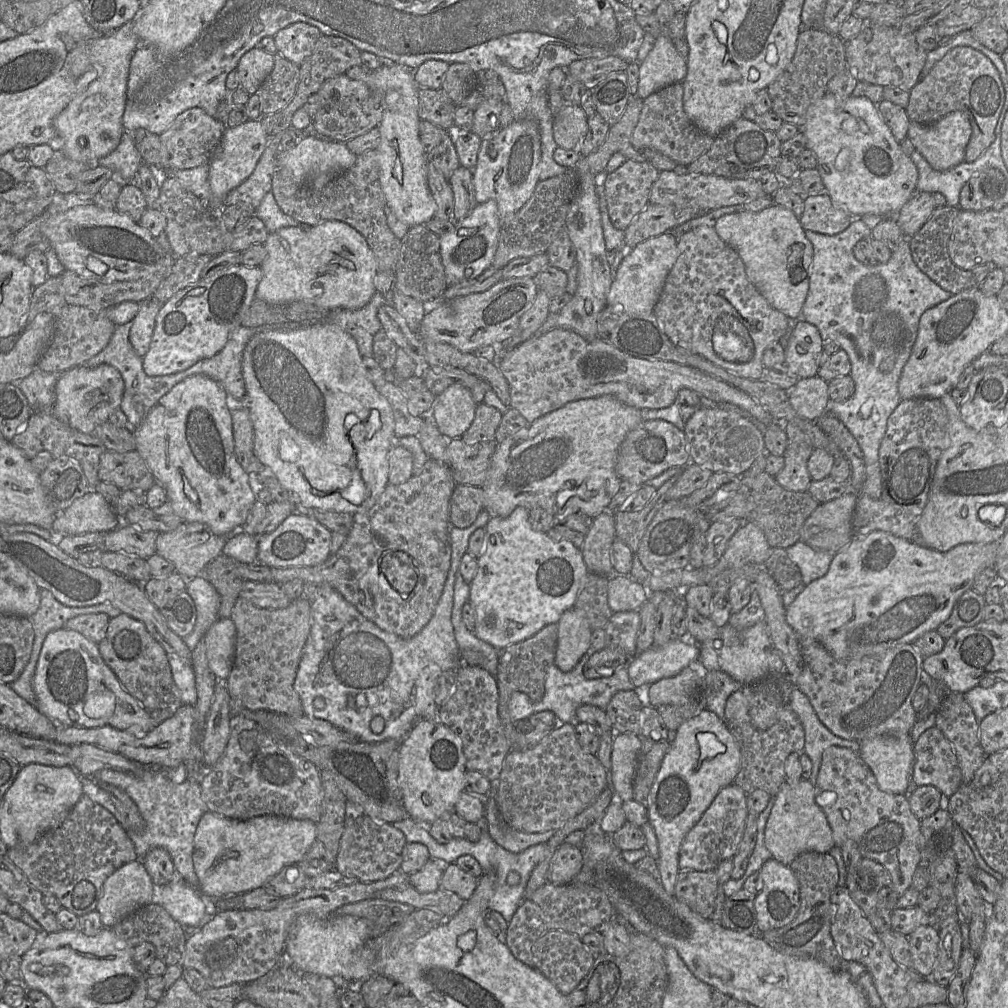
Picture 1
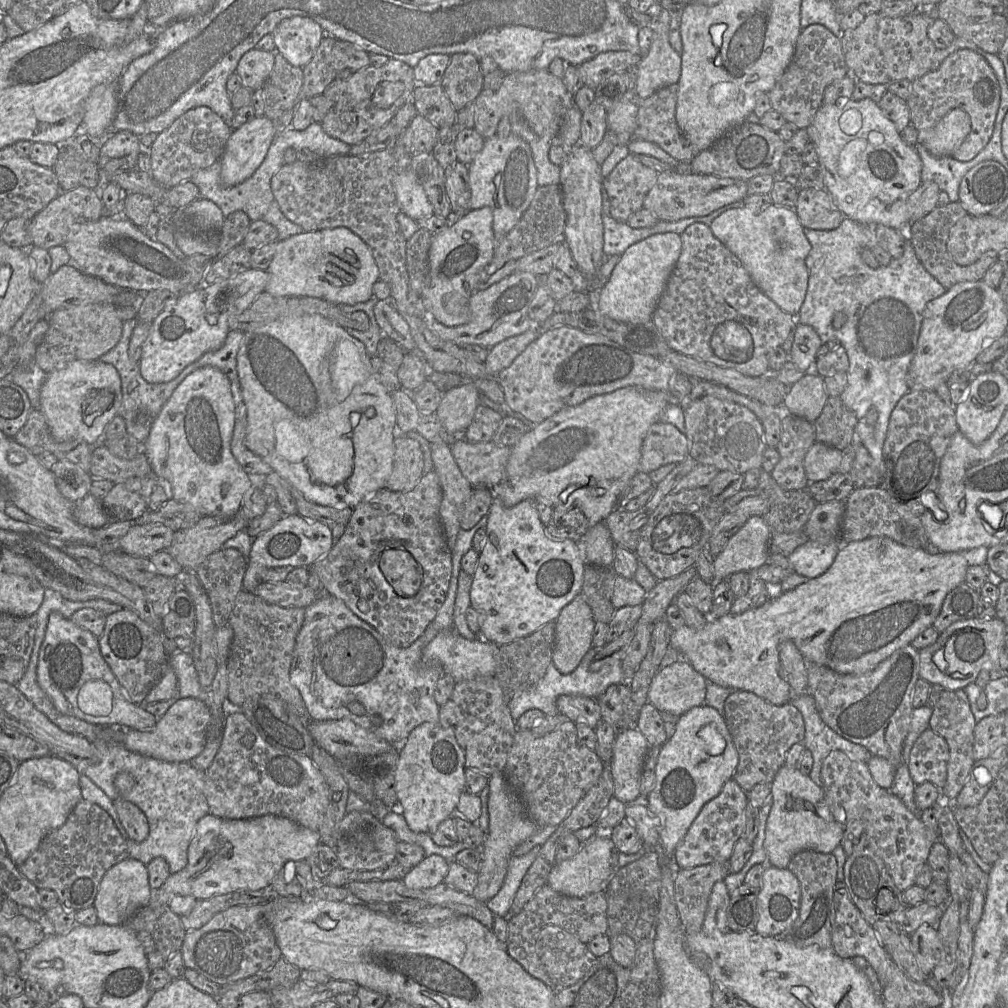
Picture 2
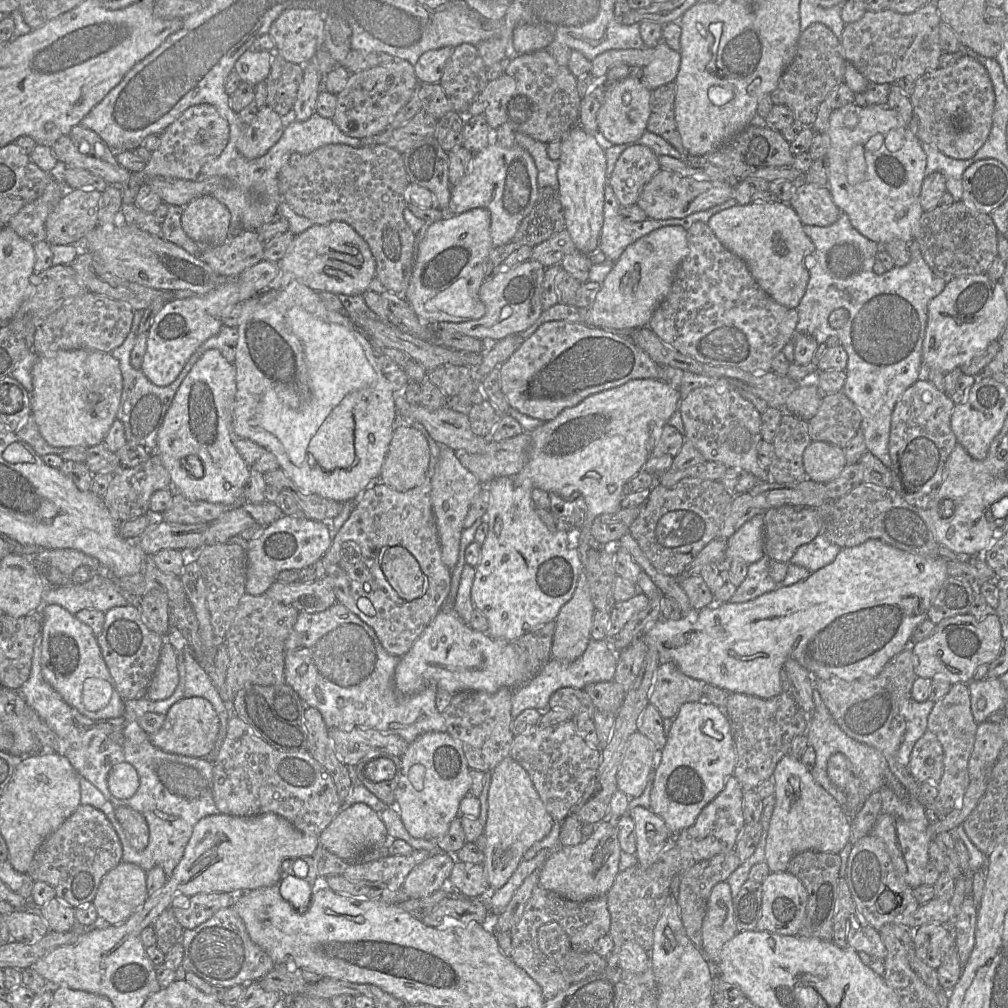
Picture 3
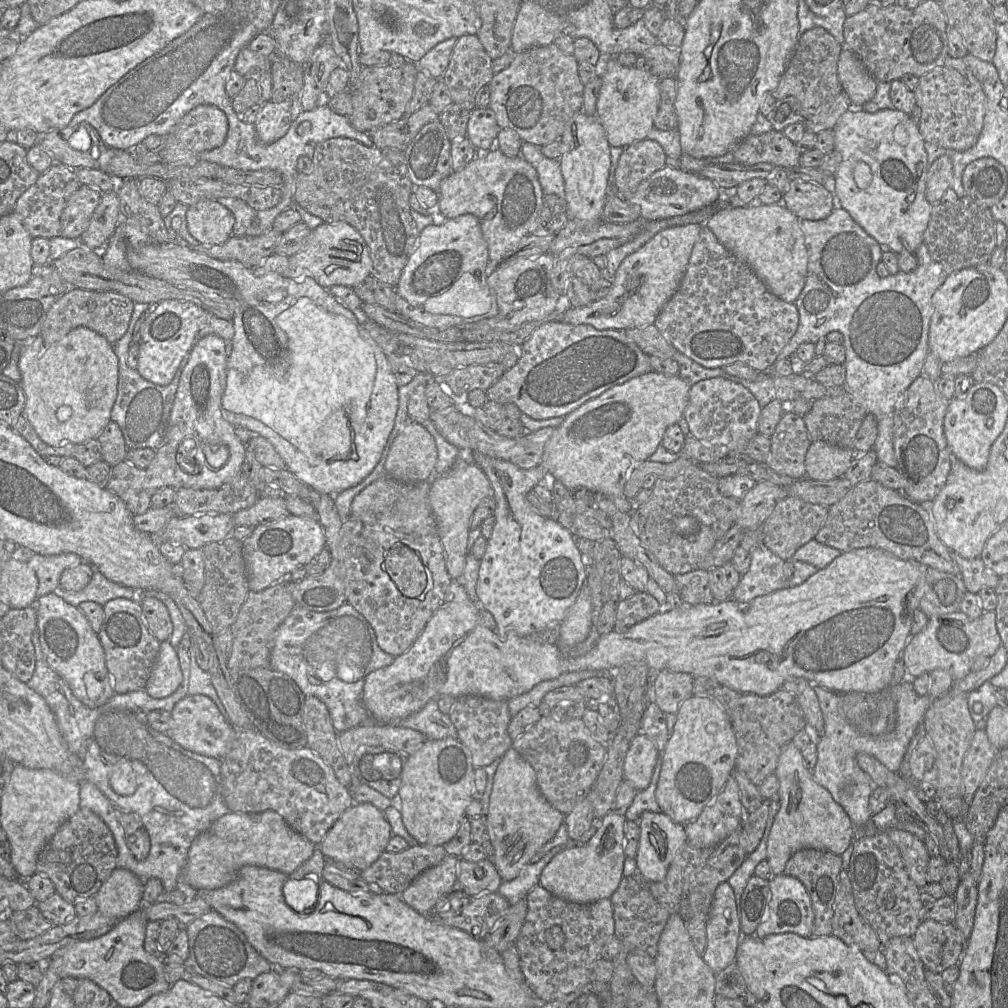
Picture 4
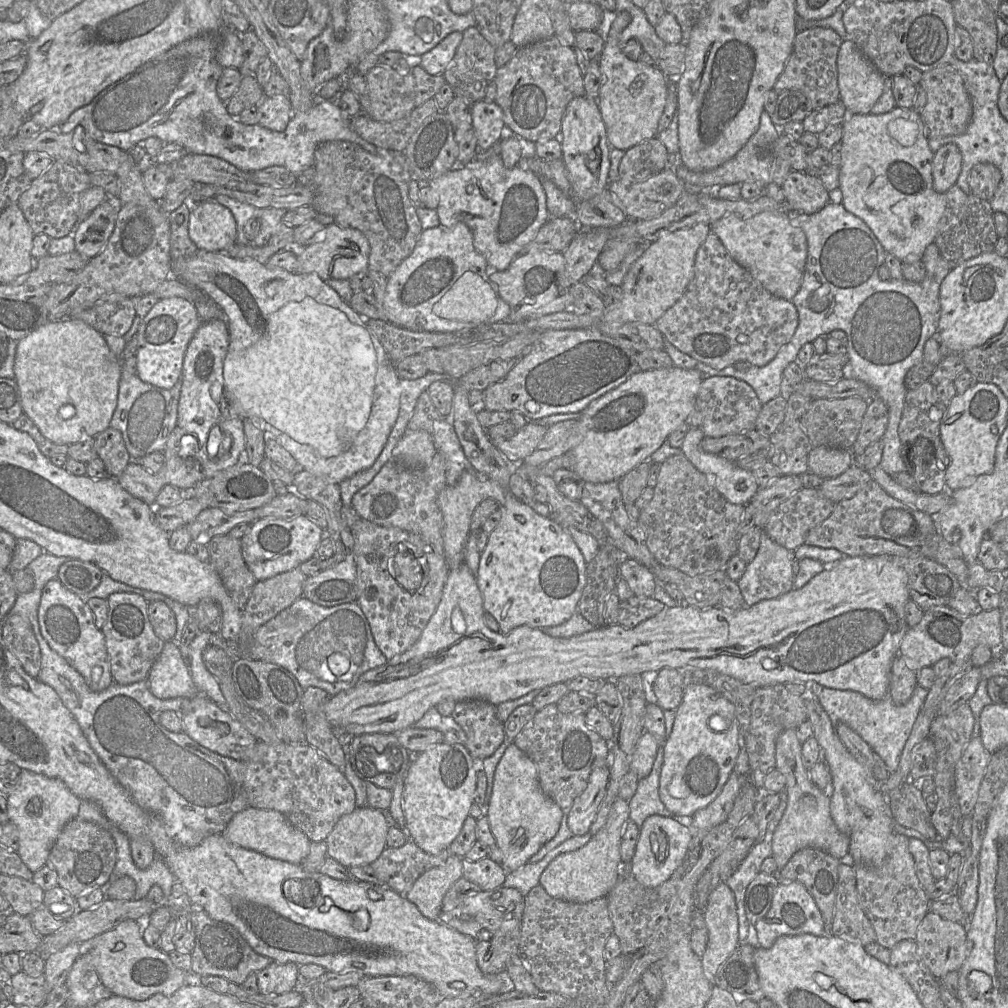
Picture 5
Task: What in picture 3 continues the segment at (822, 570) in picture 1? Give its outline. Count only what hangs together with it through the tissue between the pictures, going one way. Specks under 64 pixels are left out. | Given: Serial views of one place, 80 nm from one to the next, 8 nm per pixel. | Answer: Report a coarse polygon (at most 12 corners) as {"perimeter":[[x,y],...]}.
{"perimeter":[[819,533],[800,546],[788,564],[814,573],[841,549]]}

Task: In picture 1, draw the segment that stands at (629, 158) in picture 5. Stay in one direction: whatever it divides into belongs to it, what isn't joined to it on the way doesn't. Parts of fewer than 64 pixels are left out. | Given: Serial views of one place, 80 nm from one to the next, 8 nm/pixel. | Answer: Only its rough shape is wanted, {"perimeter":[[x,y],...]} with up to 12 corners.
{"perimeter":[[627,159],[604,175],[610,221],[625,231],[648,205],[659,171]]}

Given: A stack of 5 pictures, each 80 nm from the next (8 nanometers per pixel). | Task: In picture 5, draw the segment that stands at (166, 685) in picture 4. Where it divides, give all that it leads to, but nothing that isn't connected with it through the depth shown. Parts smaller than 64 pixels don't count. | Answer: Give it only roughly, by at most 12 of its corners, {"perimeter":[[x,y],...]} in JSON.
{"perimeter":[[164,644],[147,682],[160,699],[199,693],[180,648]]}

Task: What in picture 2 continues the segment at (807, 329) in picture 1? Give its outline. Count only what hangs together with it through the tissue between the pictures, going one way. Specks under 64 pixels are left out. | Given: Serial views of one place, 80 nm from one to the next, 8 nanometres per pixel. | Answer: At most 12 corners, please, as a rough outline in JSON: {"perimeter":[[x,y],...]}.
{"perimeter":[[797,323],[789,360],[811,371],[821,345],[811,326]]}

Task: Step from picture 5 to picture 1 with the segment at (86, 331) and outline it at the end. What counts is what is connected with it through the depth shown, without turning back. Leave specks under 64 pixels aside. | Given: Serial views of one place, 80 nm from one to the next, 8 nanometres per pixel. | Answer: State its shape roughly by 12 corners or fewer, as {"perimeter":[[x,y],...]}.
{"perimeter":[[81,365],[57,381],[52,414],[92,434],[120,407],[121,374]]}

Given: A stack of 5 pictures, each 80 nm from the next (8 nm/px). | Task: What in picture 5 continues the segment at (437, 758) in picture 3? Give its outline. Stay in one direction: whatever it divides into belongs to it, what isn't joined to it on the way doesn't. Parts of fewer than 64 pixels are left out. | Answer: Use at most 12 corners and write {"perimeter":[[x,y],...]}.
{"perimeter":[[462,744],[417,753],[404,778],[405,832],[437,855],[474,802]]}

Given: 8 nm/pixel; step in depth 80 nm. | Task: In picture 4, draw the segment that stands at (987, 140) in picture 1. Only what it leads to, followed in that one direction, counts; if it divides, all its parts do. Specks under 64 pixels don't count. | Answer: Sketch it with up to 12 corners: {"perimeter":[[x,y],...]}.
{"perimeter":[[941,66],[914,90],[925,142],[964,152],[986,96],[969,70]]}

